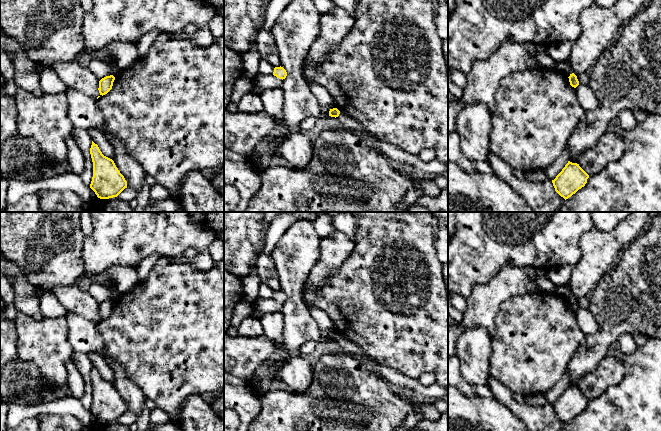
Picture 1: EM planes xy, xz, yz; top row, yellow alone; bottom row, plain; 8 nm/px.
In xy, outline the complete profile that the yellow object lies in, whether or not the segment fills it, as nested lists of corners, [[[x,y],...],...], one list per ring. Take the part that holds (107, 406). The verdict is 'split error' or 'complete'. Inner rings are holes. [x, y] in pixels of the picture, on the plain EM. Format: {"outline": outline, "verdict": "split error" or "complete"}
{"outline": [[[92,365],[90,378],[93,386],[93,401],[90,412],[100,423],[117,421],[125,412],[127,405],[116,391],[114,385],[102,378]]], "verdict": "complete"}

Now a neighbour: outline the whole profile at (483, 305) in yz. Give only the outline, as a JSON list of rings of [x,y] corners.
[[[503,267],[489,282],[473,286],[463,313],[463,326],[466,330],[484,327],[491,337],[494,336],[501,304],[517,295],[541,291],[533,280],[546,275],[548,272],[541,268]]]

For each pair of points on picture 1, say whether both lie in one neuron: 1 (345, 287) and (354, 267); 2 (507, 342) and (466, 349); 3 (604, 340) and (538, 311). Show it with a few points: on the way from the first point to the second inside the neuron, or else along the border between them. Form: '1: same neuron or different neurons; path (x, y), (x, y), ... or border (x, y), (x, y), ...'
1: same neuron; path (350, 284), (354, 280), (354, 272)
2: different neurons; border (491, 337), (490, 369)
3: different neurons; border (586, 334), (585, 341), (573, 354)

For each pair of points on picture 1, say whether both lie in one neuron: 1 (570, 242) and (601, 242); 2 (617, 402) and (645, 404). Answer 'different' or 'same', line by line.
1: different
2: same

